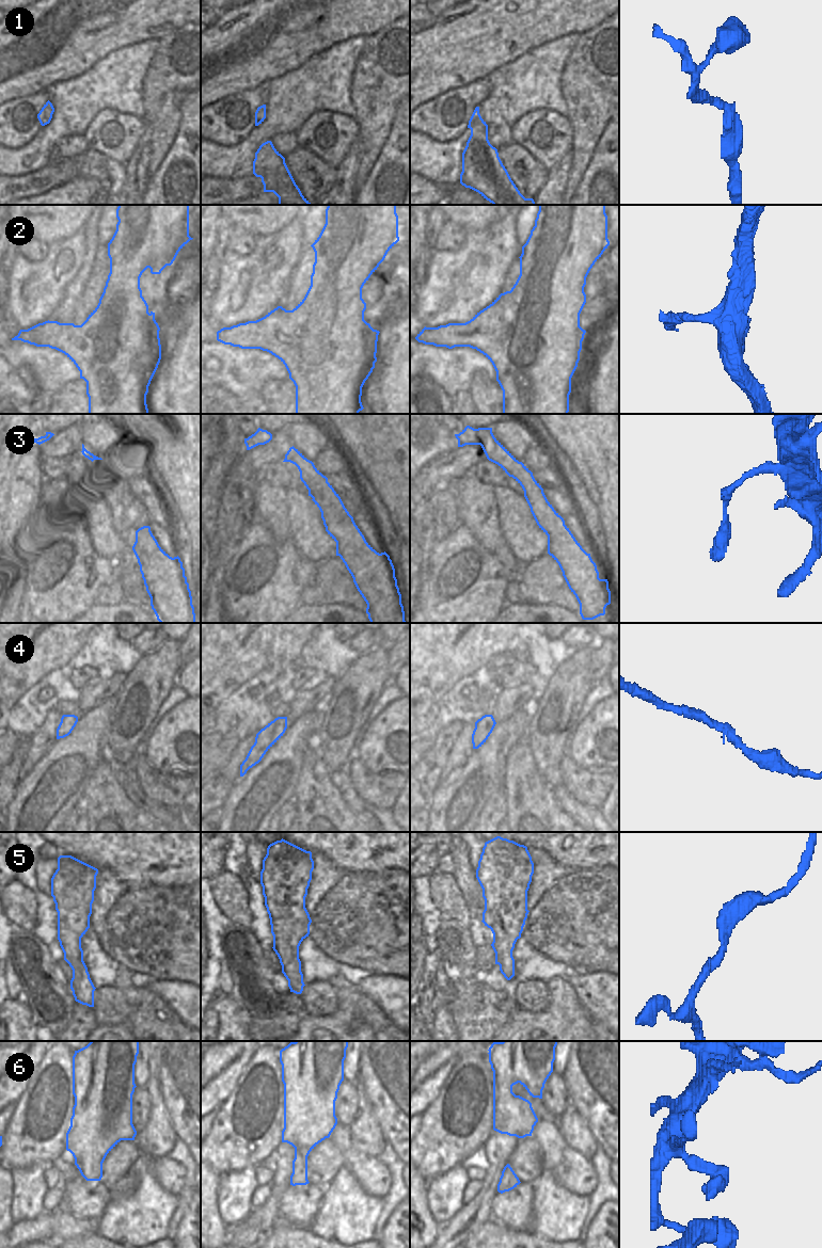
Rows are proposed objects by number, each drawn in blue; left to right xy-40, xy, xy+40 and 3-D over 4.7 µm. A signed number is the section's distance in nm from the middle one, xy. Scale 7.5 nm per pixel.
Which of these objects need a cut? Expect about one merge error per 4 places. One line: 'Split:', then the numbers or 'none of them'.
Split: none of them

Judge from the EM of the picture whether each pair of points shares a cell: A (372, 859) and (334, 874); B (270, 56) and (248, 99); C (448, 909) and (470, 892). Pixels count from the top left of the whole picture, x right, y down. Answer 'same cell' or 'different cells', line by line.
A: different cells
B: different cells
C: different cells

